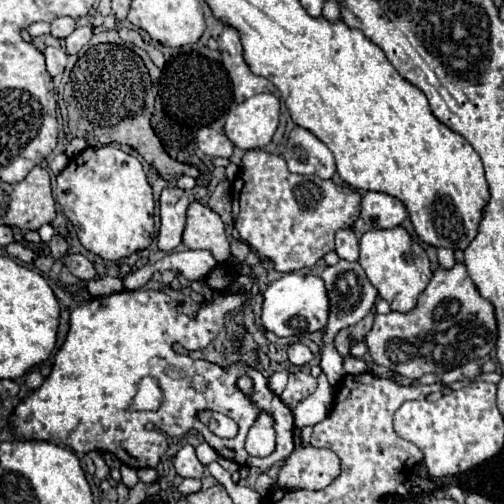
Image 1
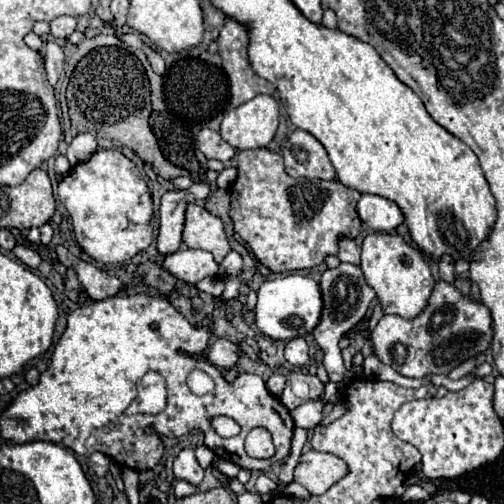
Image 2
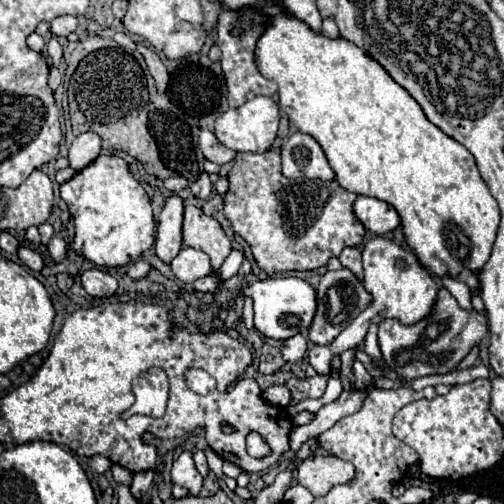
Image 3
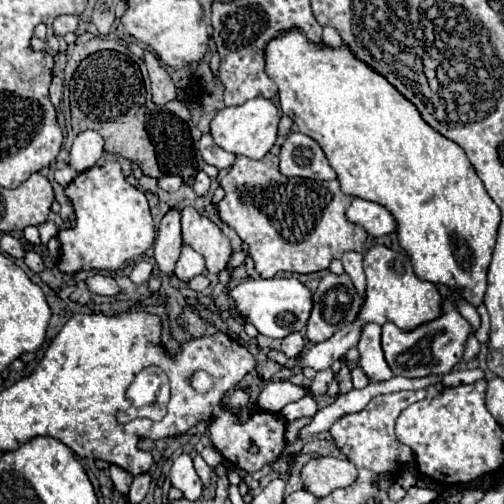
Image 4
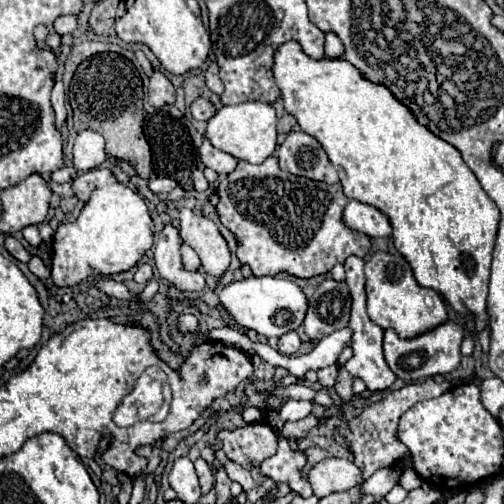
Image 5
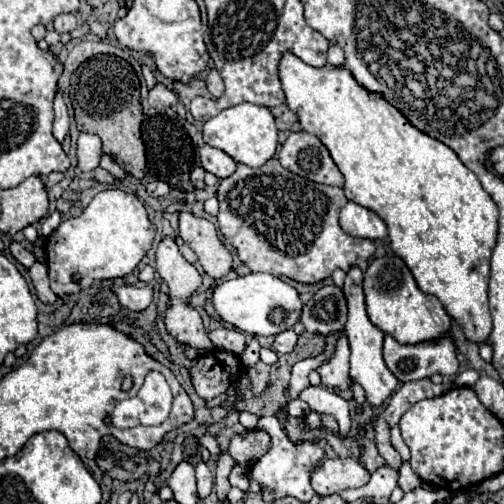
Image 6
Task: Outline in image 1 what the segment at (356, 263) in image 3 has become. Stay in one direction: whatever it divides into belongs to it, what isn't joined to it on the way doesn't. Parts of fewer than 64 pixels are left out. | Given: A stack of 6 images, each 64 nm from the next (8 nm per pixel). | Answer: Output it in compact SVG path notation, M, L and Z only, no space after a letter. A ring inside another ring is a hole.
M342 228L340 232L336 232L334 236L336 242L336 254L344 260L358 260L358 238L354 236L354 232L350 228Z

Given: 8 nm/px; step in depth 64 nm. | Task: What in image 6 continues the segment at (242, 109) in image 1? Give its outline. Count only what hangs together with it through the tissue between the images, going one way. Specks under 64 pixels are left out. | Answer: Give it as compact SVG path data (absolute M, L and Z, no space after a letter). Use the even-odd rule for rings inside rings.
M244 102L244 104L238 104L238 106L226 108L218 116L210 118L204 124L204 142L222 150L222 152L226 152L236 162L258 168L276 154L278 128L274 124L274 116L272 116L270 108Z

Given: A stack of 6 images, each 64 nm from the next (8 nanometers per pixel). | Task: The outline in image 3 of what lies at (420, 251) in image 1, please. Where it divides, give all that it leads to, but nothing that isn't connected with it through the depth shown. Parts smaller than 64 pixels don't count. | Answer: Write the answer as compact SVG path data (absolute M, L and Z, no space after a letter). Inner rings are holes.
M382 236L370 238L362 250L362 266L364 266L364 286L372 294L372 302L358 318L352 320L352 324L330 346L314 346L308 352L308 360L318 374L330 374L332 356L362 344L368 332L368 326L372 322L378 324L384 318L398 318L402 324L414 324L426 318L436 302L438 284L434 282L430 272L418 262L412 250L398 246L390 238L382 238Z

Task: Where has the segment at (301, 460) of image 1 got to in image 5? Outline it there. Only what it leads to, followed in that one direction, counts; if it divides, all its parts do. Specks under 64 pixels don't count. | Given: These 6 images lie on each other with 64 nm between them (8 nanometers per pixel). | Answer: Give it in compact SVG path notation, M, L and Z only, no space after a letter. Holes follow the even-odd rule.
M326 458L308 468L306 478L318 498L332 492L348 490L362 482L362 474L352 460L346 458Z

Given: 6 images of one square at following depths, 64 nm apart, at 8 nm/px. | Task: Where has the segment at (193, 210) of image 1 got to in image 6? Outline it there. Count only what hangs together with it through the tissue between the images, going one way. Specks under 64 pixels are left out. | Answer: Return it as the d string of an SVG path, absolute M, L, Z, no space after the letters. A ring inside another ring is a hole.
M180 212L180 238L196 252L204 272L220 280L232 270L232 254L220 240L216 226L206 220L198 218L190 212Z

